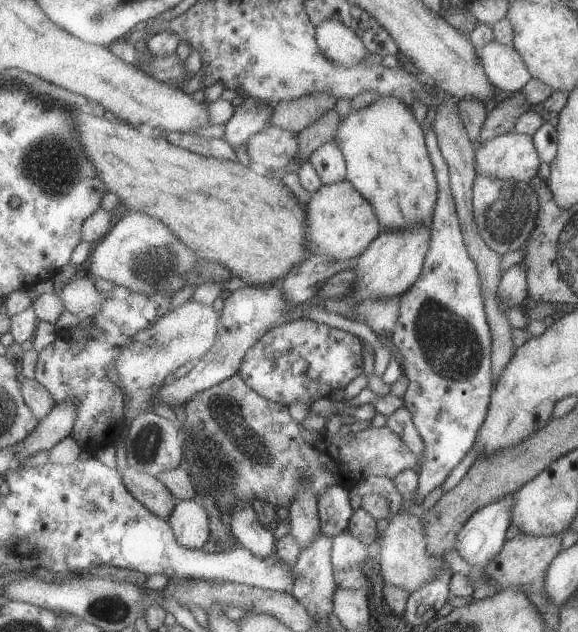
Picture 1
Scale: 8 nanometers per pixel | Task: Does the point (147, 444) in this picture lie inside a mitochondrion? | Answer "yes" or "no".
yes

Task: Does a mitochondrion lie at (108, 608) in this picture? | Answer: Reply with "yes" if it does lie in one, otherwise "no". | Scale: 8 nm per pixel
yes

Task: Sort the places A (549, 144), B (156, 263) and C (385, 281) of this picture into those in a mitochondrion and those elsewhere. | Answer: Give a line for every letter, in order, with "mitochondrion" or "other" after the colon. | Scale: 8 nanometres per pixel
A: other
B: mitochondrion
C: other

